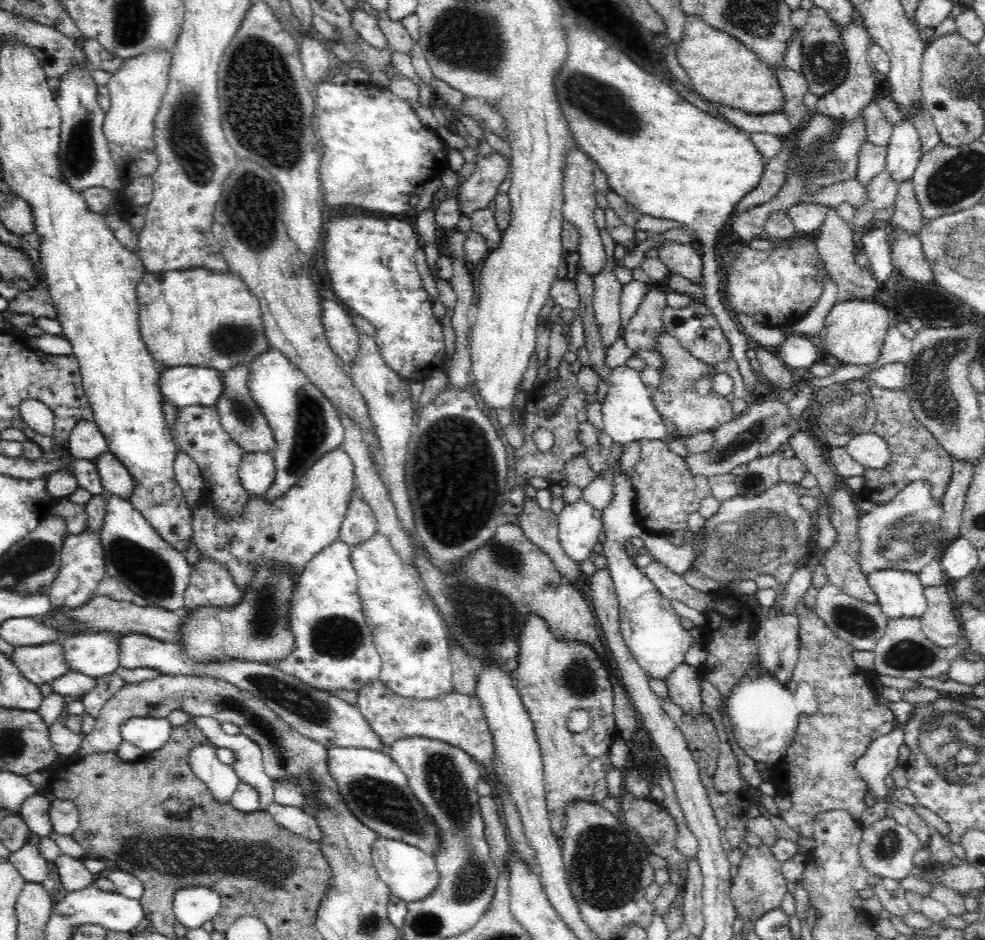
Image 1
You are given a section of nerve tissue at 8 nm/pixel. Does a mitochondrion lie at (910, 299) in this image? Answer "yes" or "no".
no

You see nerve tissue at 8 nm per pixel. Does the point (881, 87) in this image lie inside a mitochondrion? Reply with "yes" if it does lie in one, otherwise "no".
no

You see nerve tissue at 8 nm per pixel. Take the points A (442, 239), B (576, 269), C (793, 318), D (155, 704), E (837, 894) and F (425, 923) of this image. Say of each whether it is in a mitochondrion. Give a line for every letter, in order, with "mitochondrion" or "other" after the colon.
A: other
B: other
C: other
D: mitochondrion
E: other
F: mitochondrion

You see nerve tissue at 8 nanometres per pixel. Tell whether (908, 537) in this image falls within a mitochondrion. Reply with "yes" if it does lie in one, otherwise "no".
yes

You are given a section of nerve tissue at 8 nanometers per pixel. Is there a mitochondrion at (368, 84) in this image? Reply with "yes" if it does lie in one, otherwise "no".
no

